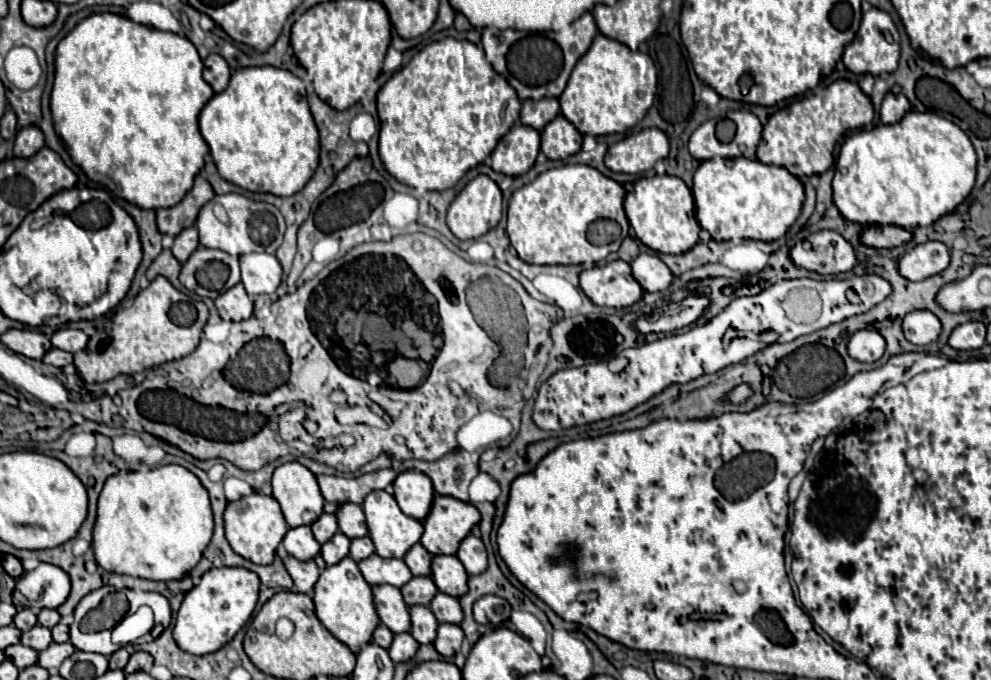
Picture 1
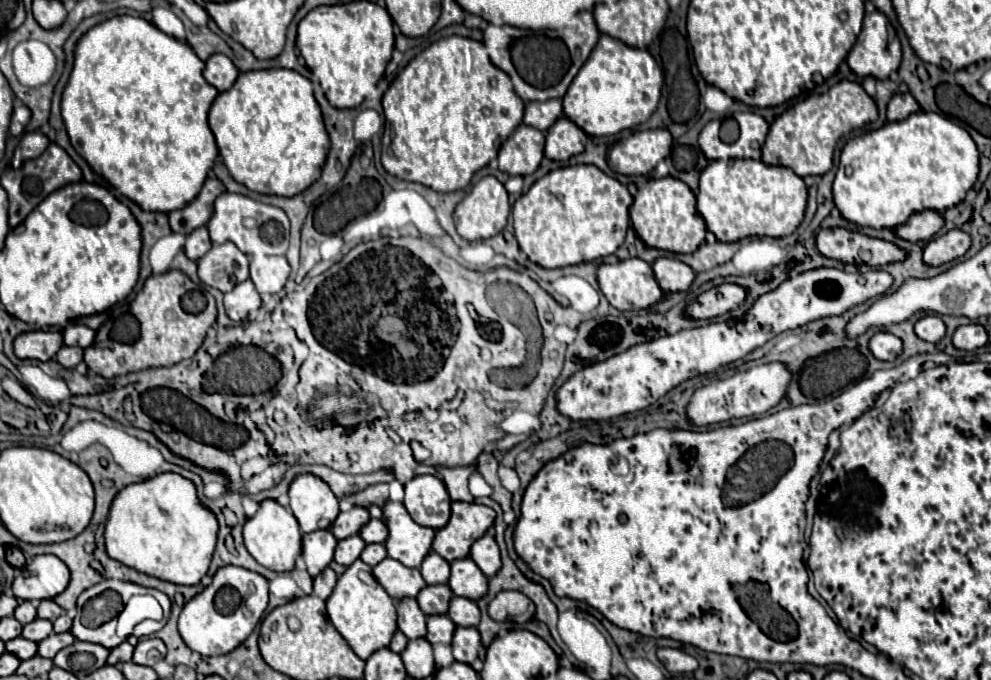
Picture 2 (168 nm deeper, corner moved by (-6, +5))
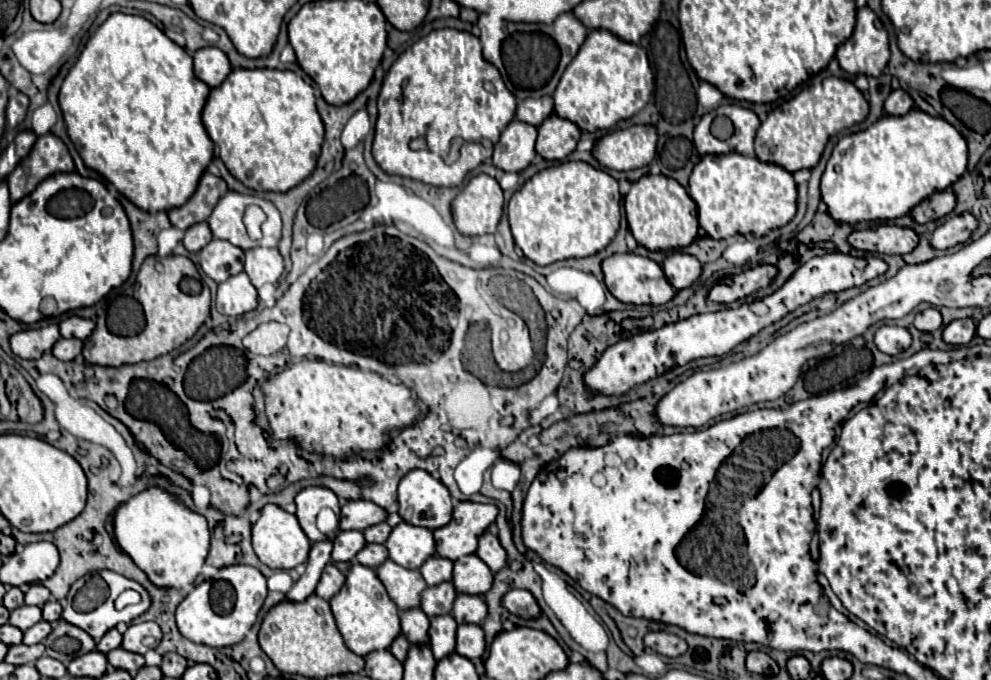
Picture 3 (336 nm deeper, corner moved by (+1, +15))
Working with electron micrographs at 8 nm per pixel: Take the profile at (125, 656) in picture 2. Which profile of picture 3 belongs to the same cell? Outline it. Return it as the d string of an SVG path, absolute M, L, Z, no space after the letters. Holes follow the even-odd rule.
M109 629L105 633L105 637L97 643L97 651L101 653L109 653L111 649L117 649L121 645L121 633L117 629Z

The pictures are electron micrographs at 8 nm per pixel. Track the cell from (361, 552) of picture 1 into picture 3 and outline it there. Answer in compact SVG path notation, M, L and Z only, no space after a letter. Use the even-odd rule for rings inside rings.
M365 545L365 549L357 555L357 561L365 567L377 569L379 565L383 565L387 561L387 549L385 545Z

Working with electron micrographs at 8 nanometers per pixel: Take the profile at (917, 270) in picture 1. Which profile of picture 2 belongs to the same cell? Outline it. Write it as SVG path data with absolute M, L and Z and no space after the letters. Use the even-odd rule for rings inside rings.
M952 229L946 235L938 235L930 239L924 247L922 259L930 267L940 267L944 263L962 257L968 251L968 247L970 247L970 235L960 229Z

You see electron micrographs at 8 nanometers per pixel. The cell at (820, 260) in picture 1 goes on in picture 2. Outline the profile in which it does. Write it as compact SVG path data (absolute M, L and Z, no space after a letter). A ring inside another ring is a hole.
M842 227L820 229L816 235L816 249L820 255L828 259L836 259L852 265L886 265L904 259L904 251L894 243L872 239L856 231L848 231Z

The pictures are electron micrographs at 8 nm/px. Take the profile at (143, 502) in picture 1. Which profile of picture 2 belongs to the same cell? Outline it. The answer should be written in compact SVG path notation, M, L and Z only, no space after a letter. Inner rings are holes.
M166 471L116 493L106 521L106 553L140 573L178 585L196 585L208 571L218 535L216 515L202 505L190 479Z

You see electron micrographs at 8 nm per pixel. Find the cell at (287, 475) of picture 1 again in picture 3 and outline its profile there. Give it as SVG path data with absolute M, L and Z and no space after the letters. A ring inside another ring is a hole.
M307 487L301 493L297 493L295 497L295 505L297 505L297 519L301 523L301 529L305 531L305 535L315 543L315 541L323 541L325 535L317 529L315 525L315 517L323 507L331 507L335 513L339 513L339 501L337 495L331 489L325 487Z

